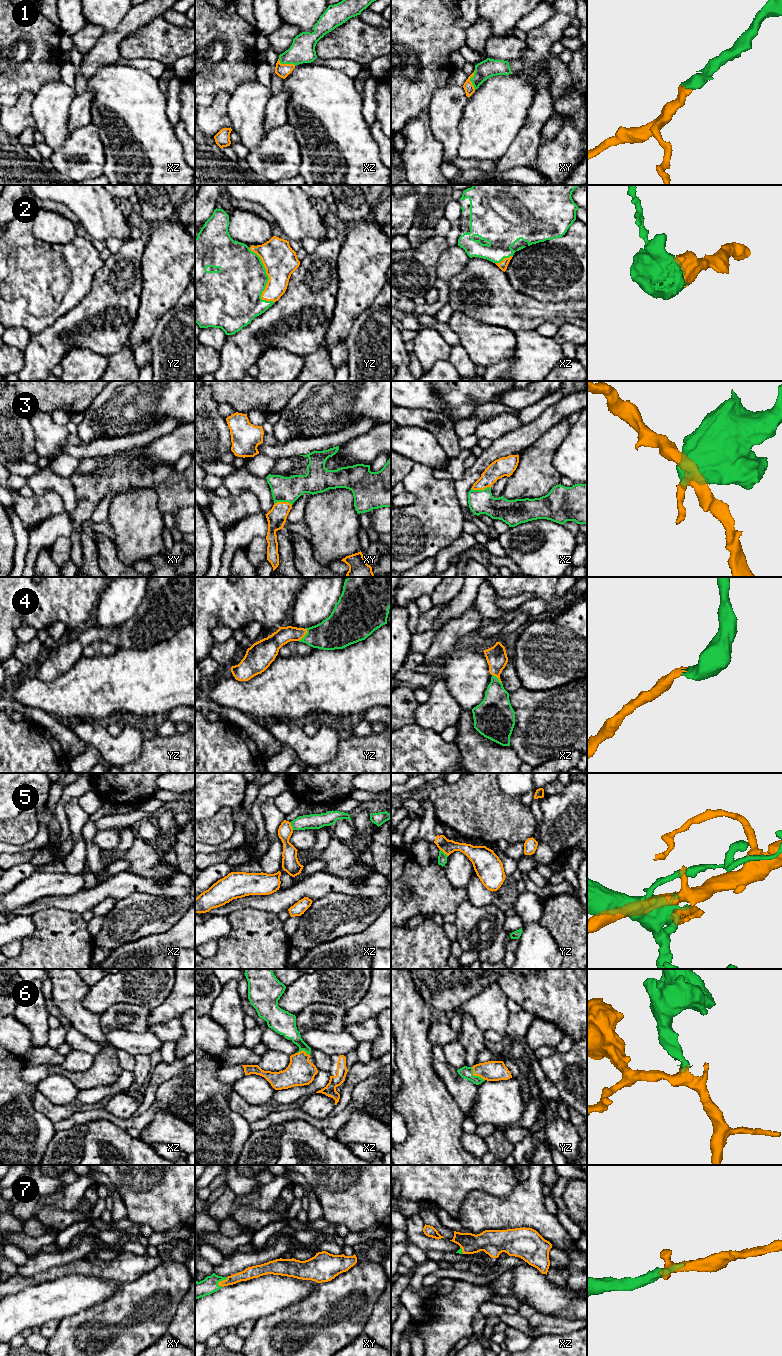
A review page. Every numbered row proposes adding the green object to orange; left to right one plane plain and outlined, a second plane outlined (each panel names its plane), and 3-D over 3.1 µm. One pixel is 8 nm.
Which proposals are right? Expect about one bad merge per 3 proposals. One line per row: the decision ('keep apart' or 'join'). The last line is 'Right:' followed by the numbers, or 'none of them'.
1: join
2: join
3: join
4: join
5: keep apart
6: join
7: join
Right: 1, 2, 3, 4, 6, 7

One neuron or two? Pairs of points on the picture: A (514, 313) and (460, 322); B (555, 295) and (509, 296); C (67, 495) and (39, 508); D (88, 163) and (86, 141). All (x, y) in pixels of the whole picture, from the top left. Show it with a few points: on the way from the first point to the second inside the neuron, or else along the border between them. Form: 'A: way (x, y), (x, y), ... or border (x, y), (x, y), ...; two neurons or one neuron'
A: border (454, 310), (460, 310), (474, 319), (498, 325); two neurons
B: border (512, 285), (518, 291), (540, 301), (556, 302); two neurons
C: border (38, 495), (56, 492), (63, 502), (65, 511); two neurons
D: way (86, 158), (86, 146); one neuron

